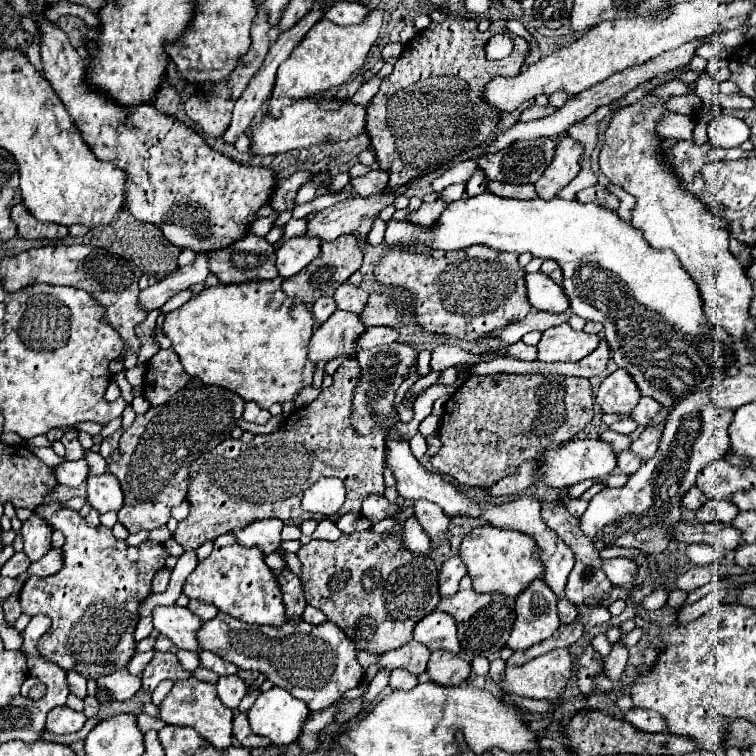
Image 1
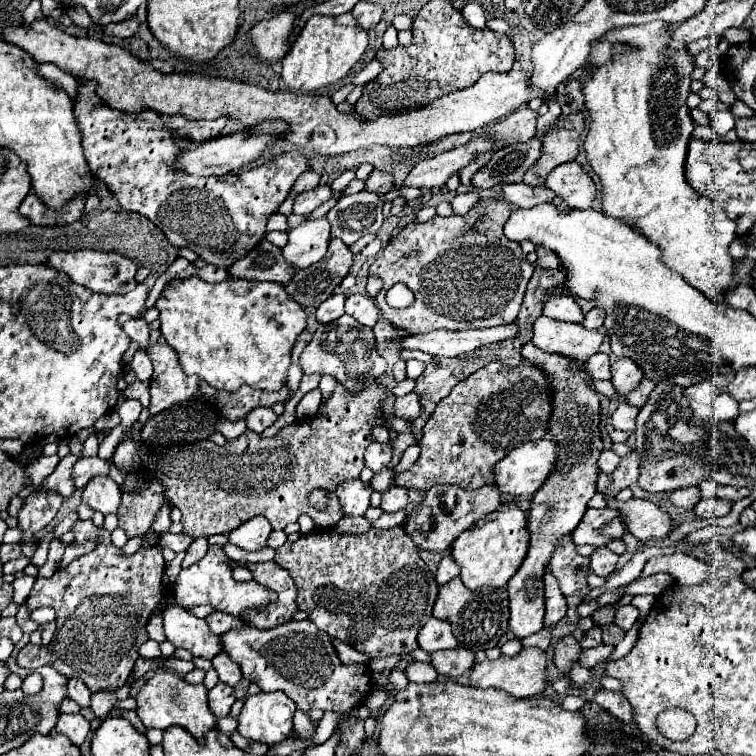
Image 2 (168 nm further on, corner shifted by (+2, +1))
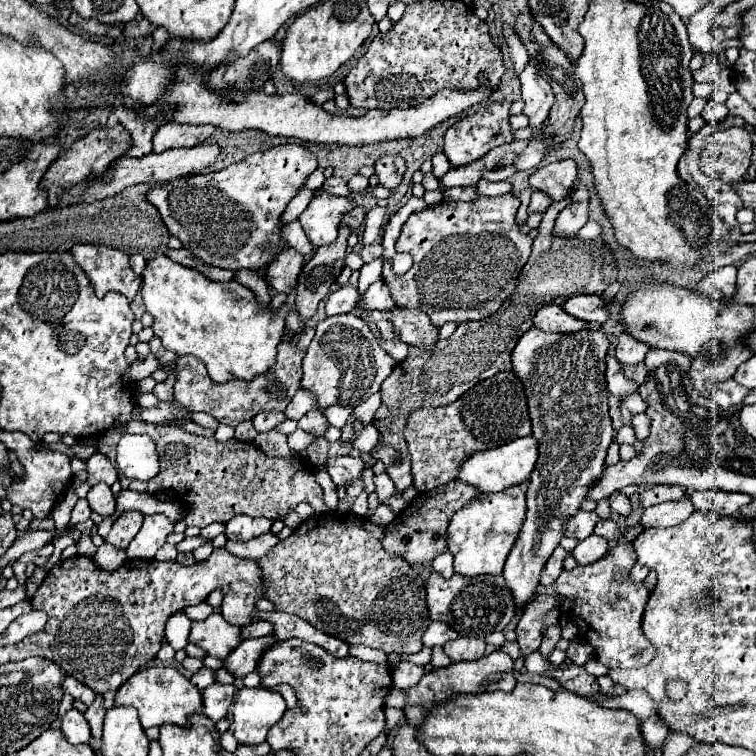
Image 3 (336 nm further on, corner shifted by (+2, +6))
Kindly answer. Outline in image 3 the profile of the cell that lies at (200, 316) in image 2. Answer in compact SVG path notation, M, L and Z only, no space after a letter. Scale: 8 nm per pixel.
M156 255L150 261L146 261L142 271L142 299L146 311L154 317L152 329L154 335L162 341L162 345L178 355L194 355L202 359L214 383L226 383L230 379L250 381L256 375L266 373L266 369L274 365L276 347L282 341L284 333L284 317L290 311L288 305L284 305L280 311L262 309L254 299L254 293L248 287L240 285L238 281L228 283L210 281L200 271L184 267L168 259L166 255Z

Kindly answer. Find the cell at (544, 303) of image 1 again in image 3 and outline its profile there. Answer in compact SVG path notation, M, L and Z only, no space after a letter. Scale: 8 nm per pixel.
M598 293L570 297L570 301L564 303L564 311L574 315L576 319L584 319L588 323L600 323L600 325L604 325L610 317L608 301L602 299Z

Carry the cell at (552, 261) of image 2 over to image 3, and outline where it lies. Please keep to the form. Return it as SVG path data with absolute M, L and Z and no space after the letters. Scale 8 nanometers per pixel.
M588 201L586 203L572 203L558 215L554 233L564 235L564 237L576 235L586 221L588 221Z

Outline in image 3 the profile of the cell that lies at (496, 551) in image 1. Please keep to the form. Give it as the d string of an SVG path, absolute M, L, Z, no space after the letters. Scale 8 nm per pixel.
M512 485L500 493L480 493L476 499L466 503L460 511L454 513L450 525L448 525L448 551L454 555L454 573L464 577L474 575L500 575L502 565L506 561L506 553L510 553L514 545L514 537L518 537L518 529L522 527L522 517L526 515L526 501L522 485Z

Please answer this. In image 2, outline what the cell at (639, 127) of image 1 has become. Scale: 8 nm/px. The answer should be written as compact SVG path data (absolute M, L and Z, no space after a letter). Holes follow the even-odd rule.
M650 22L650 24L642 24L642 26L628 26L628 28L614 28L610 32L606 32L598 42L594 42L592 46L592 52L590 52L590 62L596 66L594 74L590 80L584 82L584 98L586 98L586 104L588 104L588 112L590 112L590 124L588 124L588 134L586 134L586 140L584 140L584 148L586 148L586 154L588 154L588 160L592 164L592 170L598 174L600 182L602 182L602 210L606 214L612 214L614 218L624 218L632 224L638 224L638 230L642 234L646 234L652 242L660 244L662 248L662 260L678 274L684 276L684 280L694 286L696 290L700 290L702 294L706 294L710 300L714 302L724 302L724 296L728 290L734 288L734 282L736 282L736 276L734 276L734 260L730 258L728 254L728 246L732 244L732 240L736 238L736 222L730 220L726 216L726 212L718 206L714 206L706 196L700 196L684 178L684 158L686 158L686 146L688 146L688 140L690 140L690 132L694 130L694 122L690 118L690 110L686 106L686 98L690 94L690 72L694 70L694 60L692 56L688 54L670 54L670 58L666 58L666 54L662 54L662 46L666 46L666 42L670 42L670 34L666 34L666 22ZM618 42L624 42L628 44L632 50L630 54L624 54L622 58L616 58L612 60L612 44L618 44Z

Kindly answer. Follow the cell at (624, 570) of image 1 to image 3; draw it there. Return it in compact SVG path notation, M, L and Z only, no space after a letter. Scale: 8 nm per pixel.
M590 535L576 545L572 555L578 561L578 565L590 565L590 563L598 561L600 557L604 557L606 551L608 551L608 541L604 537Z

